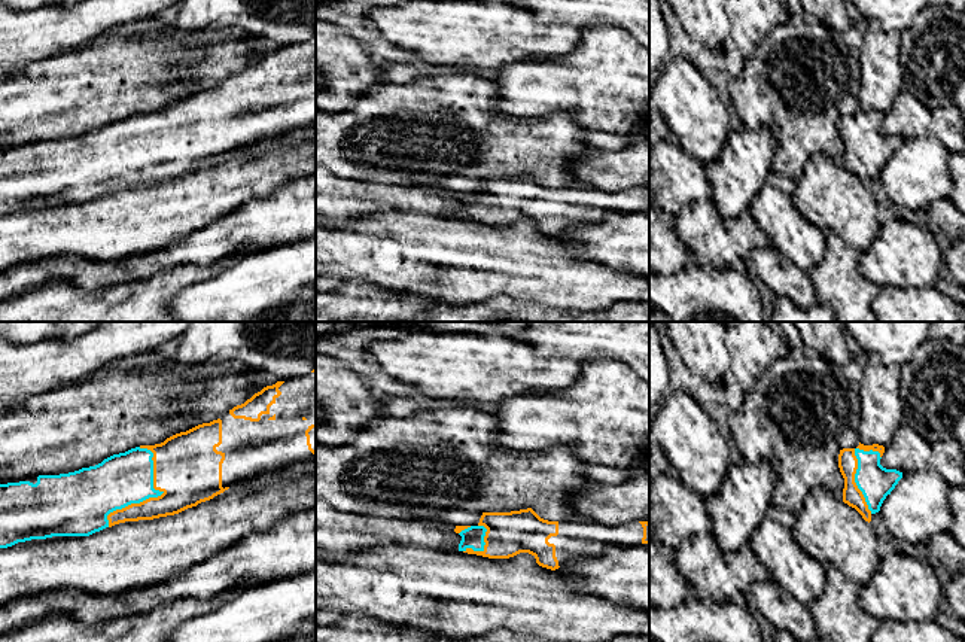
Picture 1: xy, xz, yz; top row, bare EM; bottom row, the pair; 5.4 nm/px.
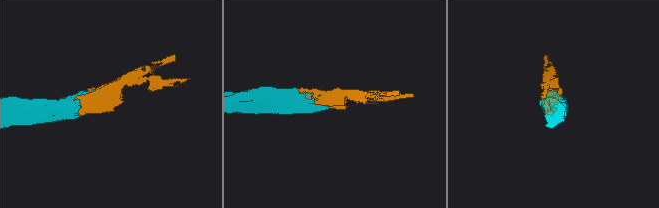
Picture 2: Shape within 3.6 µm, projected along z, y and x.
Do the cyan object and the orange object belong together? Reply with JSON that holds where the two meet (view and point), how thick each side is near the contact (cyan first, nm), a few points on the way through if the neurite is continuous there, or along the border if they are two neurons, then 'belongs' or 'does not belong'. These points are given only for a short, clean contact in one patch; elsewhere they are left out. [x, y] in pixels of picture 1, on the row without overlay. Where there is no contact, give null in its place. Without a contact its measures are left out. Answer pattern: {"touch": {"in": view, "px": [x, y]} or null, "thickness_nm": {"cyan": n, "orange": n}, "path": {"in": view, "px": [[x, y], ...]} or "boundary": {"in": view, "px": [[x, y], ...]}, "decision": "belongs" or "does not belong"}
{"touch": {"in": "xy", "px": [152, 163]}, "thickness_nm": {"cyan": 280, "orange": 360}, "decision": "belongs"}

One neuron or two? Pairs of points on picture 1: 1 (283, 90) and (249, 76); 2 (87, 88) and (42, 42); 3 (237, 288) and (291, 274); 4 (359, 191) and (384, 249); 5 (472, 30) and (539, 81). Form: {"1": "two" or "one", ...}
{"1": "one", "2": "two", "3": "one", "4": "two", "5": "two"}

